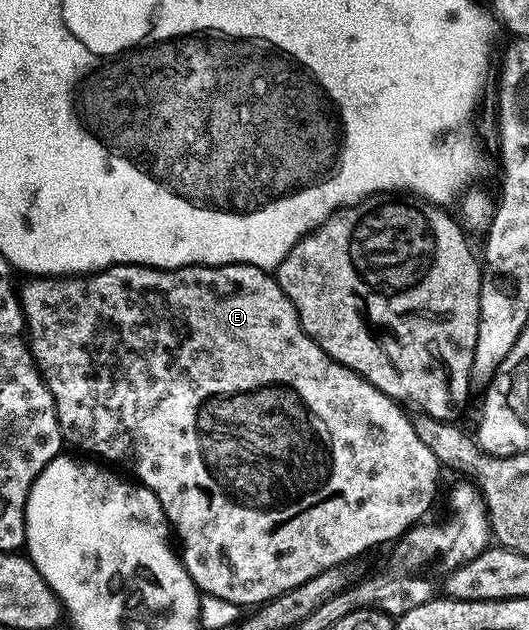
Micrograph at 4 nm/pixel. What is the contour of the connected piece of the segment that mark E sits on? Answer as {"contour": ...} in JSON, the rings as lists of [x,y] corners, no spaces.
{"contour":[[[112,264],[109,268],[103,268],[88,274],[66,274],[63,276],[35,276],[26,279],[26,284],[19,288],[19,301],[21,303],[21,313],[25,316],[25,332],[27,333],[27,343],[29,353],[33,355],[33,363],[37,366],[37,371],[45,380],[47,390],[51,392],[51,398],[55,402],[57,411],[57,421],[61,427],[61,435],[66,445],[74,444],[77,448],[82,448],[85,453],[93,458],[100,458],[110,465],[118,466],[122,464],[125,468],[130,468],[136,477],[145,487],[151,489],[155,498],[159,498],[159,506],[163,506],[165,519],[175,536],[181,539],[180,558],[185,569],[189,572],[189,577],[195,581],[198,589],[204,595],[215,598],[226,599],[227,602],[240,606],[253,604],[260,606],[275,599],[279,594],[307,582],[307,578],[315,578],[323,570],[327,570],[336,564],[345,564],[349,560],[356,560],[364,557],[364,552],[368,548],[373,548],[376,544],[388,545],[396,542],[414,527],[422,519],[421,516],[433,504],[433,499],[437,496],[437,472],[439,465],[435,454],[419,442],[419,434],[415,434],[412,419],[407,415],[398,401],[393,400],[387,394],[383,394],[371,382],[367,382],[358,372],[352,372],[347,366],[335,362],[329,355],[314,342],[303,330],[299,322],[299,314],[295,306],[283,294],[283,290],[277,285],[276,279],[266,269],[256,268],[250,264],[188,264],[185,268],[148,268],[145,264]]]}

